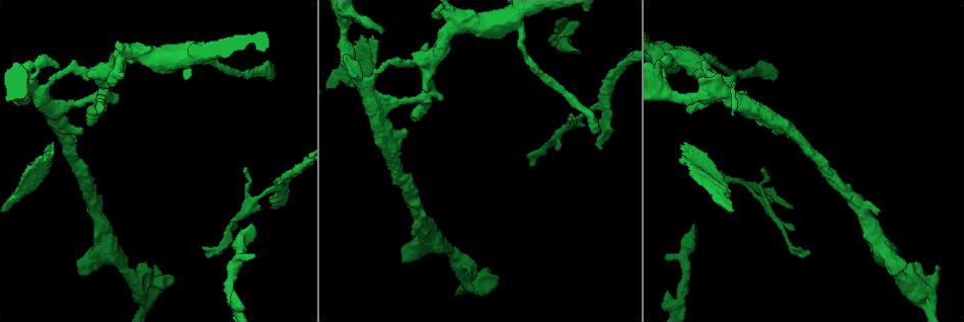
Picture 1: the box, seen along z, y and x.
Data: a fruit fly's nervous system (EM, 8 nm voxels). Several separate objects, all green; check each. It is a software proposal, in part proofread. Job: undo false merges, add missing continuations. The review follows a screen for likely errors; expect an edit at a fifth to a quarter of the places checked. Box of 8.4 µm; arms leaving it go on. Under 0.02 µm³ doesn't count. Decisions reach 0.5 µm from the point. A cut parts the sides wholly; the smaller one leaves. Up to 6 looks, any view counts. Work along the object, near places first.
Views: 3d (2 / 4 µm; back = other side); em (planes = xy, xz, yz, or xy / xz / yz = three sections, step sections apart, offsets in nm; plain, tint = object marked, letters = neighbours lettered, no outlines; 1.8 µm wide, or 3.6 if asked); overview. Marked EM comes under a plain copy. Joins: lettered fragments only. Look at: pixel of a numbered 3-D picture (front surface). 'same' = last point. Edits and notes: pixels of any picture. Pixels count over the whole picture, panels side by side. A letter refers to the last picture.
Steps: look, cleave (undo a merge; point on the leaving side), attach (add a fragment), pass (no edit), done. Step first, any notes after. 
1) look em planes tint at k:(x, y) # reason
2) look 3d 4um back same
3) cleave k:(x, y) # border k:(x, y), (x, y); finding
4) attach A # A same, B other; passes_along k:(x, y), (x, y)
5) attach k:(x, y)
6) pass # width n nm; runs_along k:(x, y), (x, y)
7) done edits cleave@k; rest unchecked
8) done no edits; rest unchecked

look em xy step 4 letters at 1:(668, 52) # four arms meet

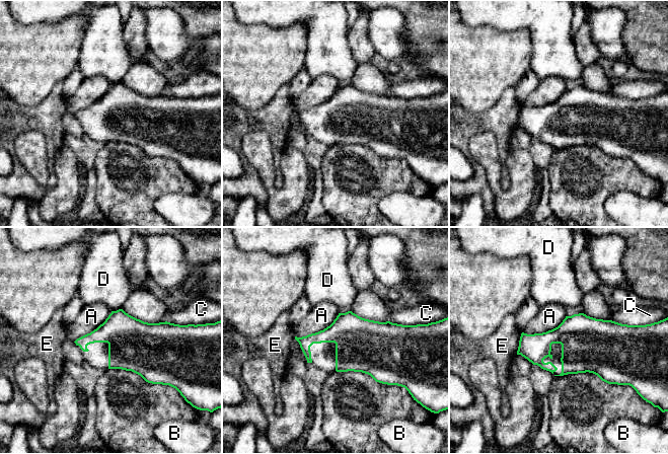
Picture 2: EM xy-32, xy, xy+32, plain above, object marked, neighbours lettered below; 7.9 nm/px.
pass # longest_contact A 400 nm; A other, B other, C other, D other, E other; border 2:(339, 313), (322, 329), (295, 336); one neuron here

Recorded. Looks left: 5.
look em xz step 8 letters at 1:(685, 161)

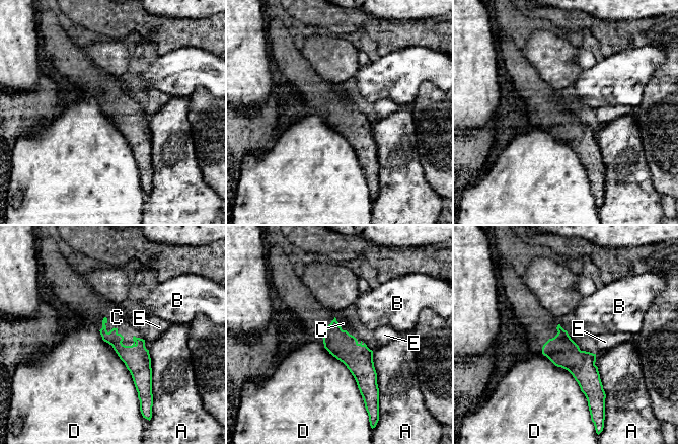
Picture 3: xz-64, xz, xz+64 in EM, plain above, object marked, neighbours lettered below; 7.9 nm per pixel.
look em xy step 4 letters same # cut it another way

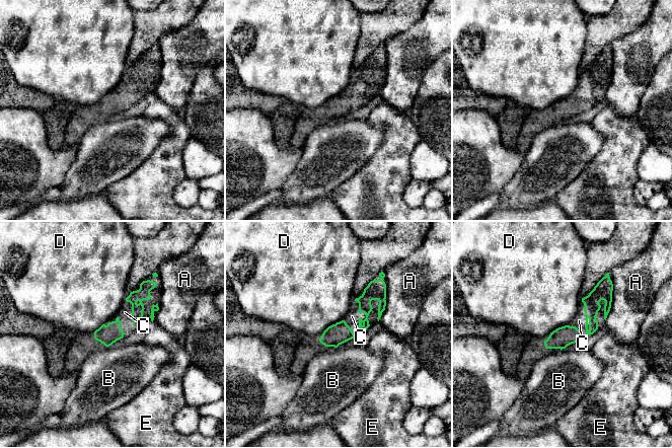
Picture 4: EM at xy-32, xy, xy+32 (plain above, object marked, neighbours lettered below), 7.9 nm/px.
attach C # A other, B other, C same, D other, E other; passes_along 4:(376, 290), (361, 312), (352, 316); it goes on there

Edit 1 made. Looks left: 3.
look overview # redraw

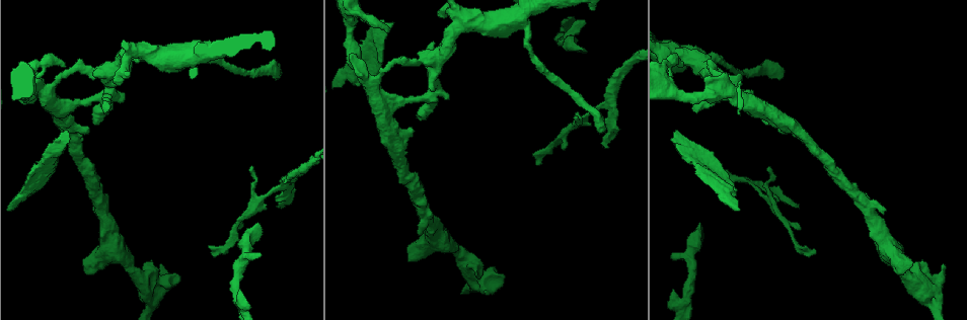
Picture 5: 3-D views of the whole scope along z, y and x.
look em planes letters at 5:(243, 296) # free end

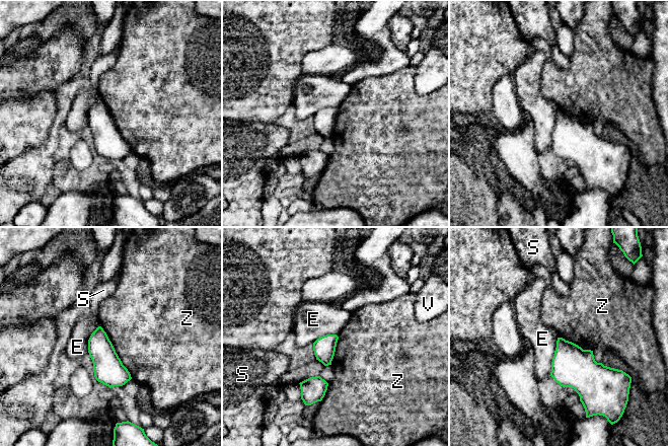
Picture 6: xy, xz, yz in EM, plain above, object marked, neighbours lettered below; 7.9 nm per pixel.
pass # E other, S other, V other, Z other; border 6:(100, 326), (132, 378); no lettered fragment goes on from it

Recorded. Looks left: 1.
done edits attach@4; rest unchecked

